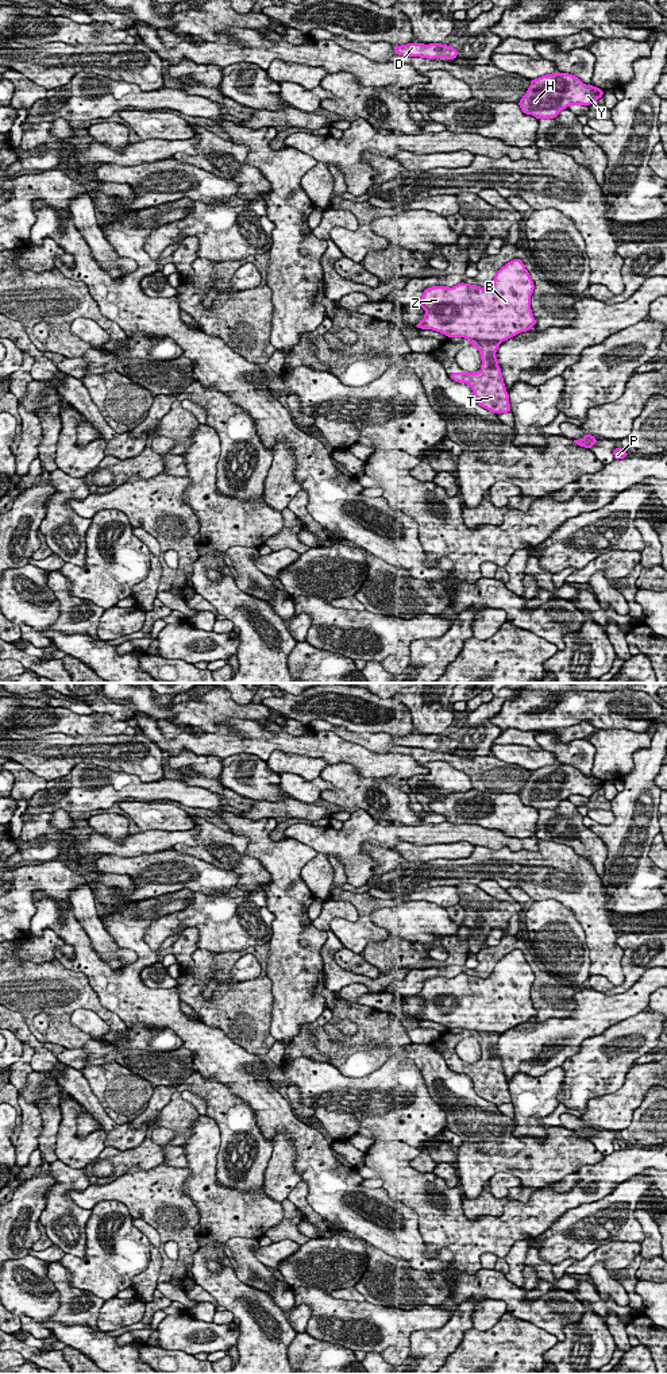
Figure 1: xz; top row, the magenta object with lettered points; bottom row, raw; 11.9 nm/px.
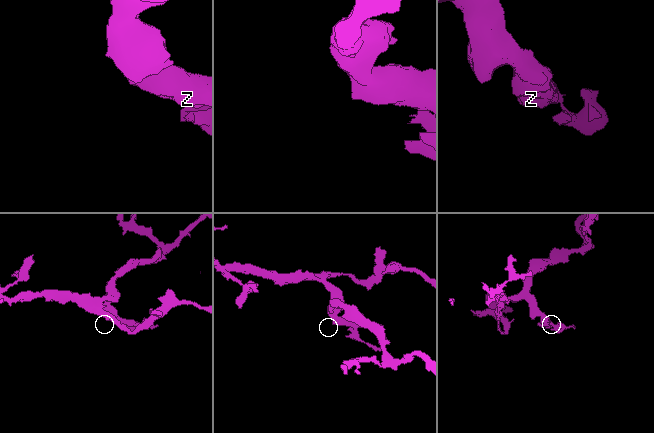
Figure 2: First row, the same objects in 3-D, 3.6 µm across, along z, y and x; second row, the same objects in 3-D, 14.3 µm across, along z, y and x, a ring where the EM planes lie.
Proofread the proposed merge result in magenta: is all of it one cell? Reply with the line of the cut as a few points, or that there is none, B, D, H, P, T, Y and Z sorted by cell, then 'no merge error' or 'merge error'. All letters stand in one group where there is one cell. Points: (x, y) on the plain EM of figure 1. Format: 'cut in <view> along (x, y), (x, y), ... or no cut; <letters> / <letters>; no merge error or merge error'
cut in xz along (470, 1030), (489, 1030), (494, 1033); B D H Y Z / P T; merge error

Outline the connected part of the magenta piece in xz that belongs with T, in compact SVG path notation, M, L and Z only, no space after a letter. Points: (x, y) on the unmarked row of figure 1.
M470 1031L470 1037L475 1038L481 1046L479 1064L450 1064L450 1069L471 1078L475 1093L493 1103L512 1103L509 1095L509 1084L506 1082L501 1060L496 1043L500 1034L490 1031Z

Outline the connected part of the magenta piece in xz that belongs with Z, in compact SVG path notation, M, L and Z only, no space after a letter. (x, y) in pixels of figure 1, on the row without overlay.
M512 950L496 964L487 979L460 973L452 979L424 980L423 988L415 996L424 999L425 1006L416 1018L440 1023L447 1028L501 1034L536 1016L529 995L533 980L535 974L524 953Z

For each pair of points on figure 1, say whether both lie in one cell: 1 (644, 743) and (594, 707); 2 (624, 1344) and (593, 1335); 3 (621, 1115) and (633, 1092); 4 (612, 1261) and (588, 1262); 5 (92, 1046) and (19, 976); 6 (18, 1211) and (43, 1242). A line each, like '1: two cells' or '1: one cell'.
1: two cells
2: two cells
3: one cell
4: one cell
5: two cells
6: two cells

